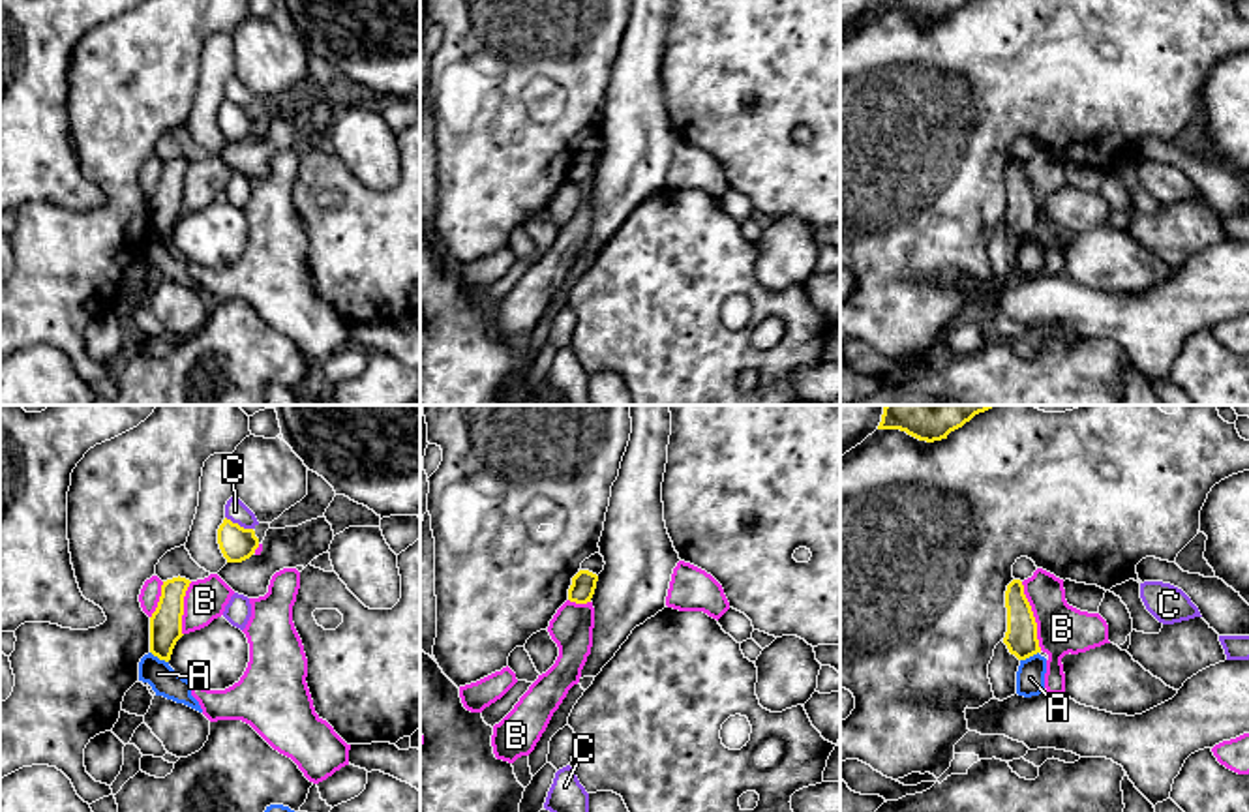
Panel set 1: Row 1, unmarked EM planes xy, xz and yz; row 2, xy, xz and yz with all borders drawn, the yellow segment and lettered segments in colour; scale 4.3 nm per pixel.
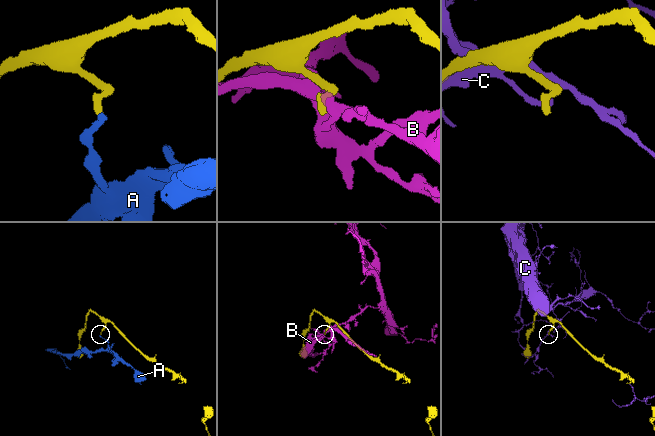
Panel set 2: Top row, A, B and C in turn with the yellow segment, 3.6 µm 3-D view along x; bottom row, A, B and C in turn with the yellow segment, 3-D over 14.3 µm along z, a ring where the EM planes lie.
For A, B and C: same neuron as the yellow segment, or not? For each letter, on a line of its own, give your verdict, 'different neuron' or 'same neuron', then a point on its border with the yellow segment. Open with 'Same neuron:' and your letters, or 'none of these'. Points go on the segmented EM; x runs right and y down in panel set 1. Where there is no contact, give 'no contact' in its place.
Same neuron: none of these
A: different neuron; meets yellow in xy at (160, 659)
B: different neuron; meets yellow in yz at (1032, 616)
C: different neuron; meets yellow in xy at (237, 524)

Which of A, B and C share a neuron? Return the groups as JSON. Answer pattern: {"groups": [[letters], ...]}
{"groups": [["A"], ["B"], ["C"]]}

